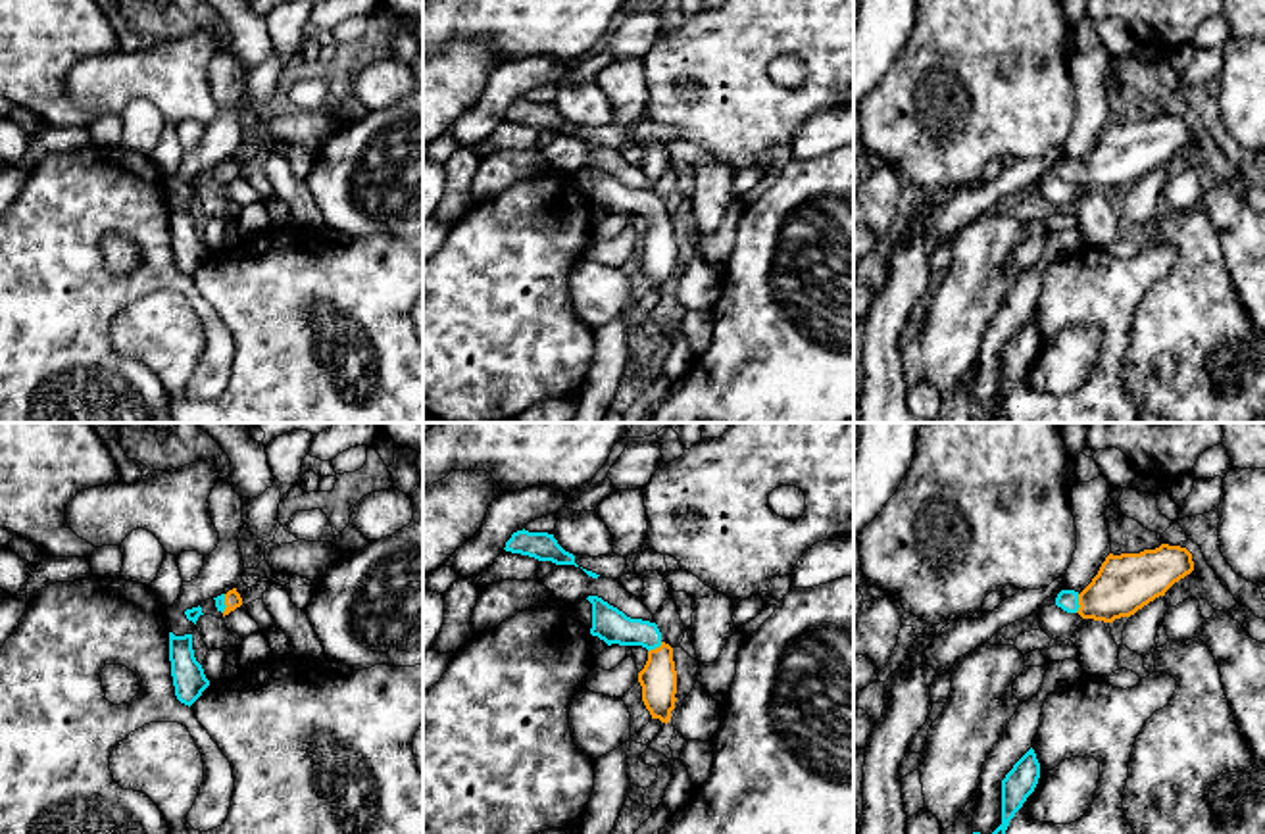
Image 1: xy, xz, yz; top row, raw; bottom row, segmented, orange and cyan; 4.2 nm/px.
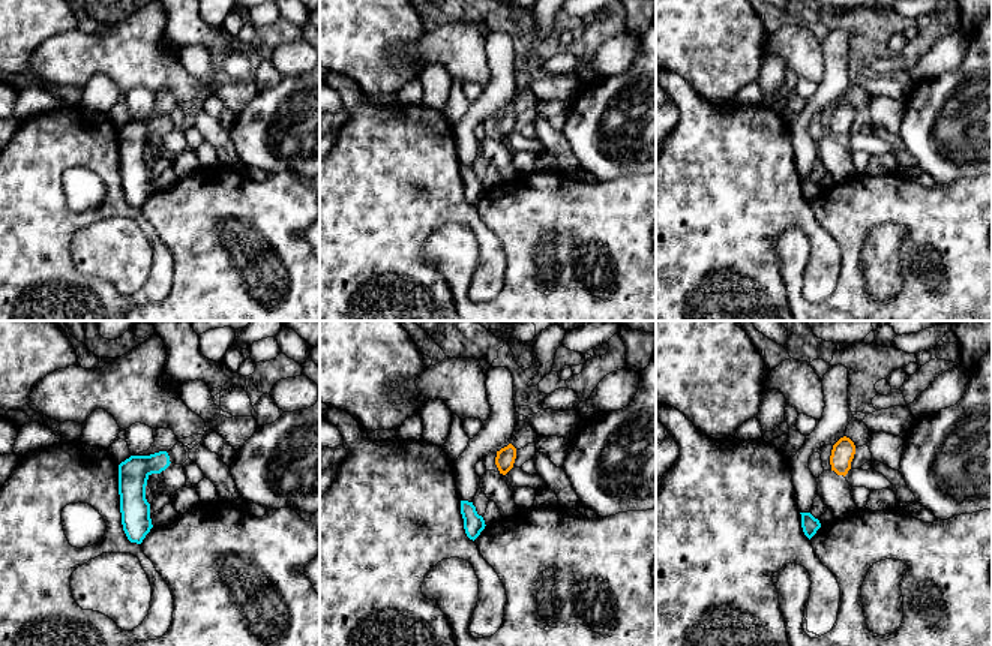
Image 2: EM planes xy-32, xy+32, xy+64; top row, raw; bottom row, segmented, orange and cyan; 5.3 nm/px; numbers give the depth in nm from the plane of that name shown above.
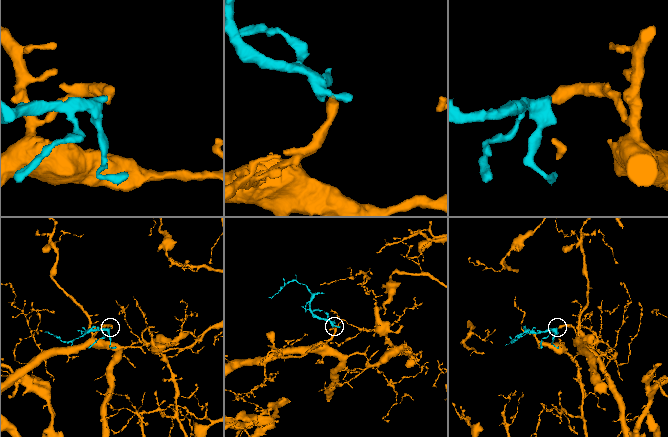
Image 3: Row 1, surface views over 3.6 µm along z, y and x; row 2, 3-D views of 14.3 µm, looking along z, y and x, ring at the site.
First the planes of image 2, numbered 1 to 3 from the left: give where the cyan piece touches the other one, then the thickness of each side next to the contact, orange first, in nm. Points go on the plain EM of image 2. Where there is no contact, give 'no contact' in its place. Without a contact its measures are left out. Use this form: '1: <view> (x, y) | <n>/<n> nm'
1: no contact
2: no contact
3: no contact

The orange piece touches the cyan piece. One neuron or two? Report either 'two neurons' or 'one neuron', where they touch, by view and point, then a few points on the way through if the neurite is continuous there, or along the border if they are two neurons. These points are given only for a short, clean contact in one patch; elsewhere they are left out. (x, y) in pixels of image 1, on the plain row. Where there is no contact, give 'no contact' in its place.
one neuron | yz (1079, 173) | across yz (1125, 152), (1102, 170), (1079, 173), (1067, 170)

